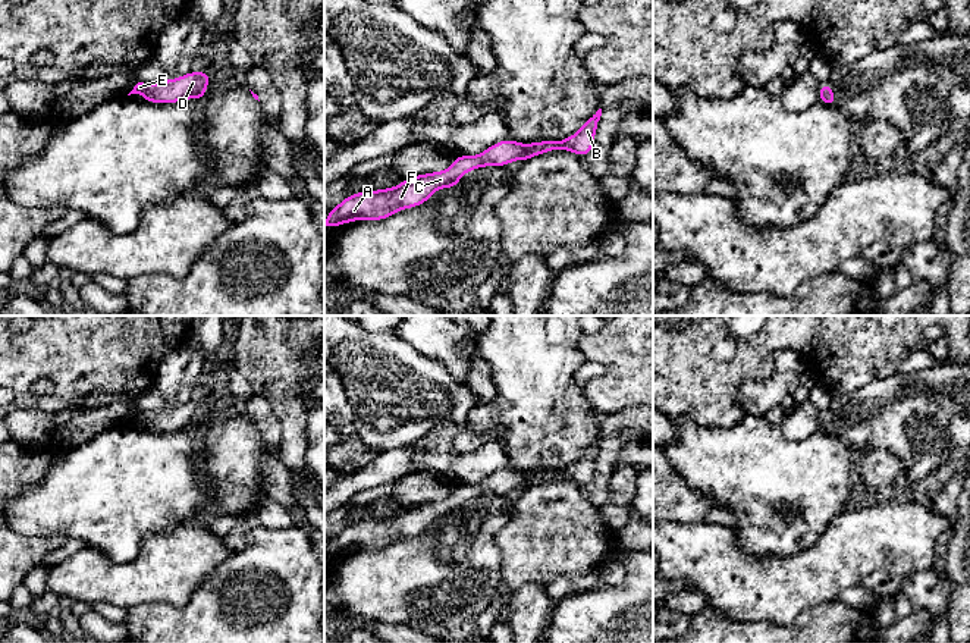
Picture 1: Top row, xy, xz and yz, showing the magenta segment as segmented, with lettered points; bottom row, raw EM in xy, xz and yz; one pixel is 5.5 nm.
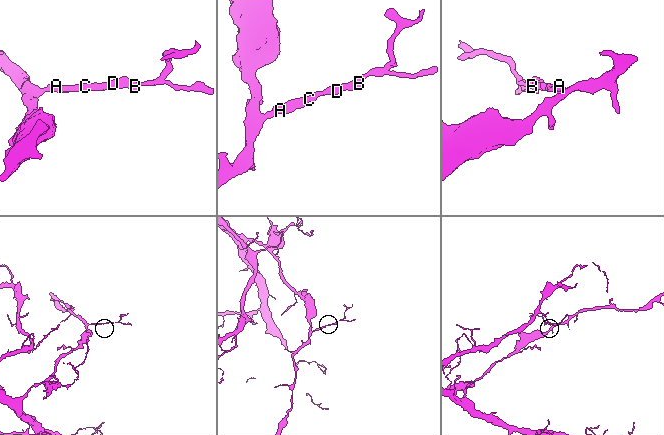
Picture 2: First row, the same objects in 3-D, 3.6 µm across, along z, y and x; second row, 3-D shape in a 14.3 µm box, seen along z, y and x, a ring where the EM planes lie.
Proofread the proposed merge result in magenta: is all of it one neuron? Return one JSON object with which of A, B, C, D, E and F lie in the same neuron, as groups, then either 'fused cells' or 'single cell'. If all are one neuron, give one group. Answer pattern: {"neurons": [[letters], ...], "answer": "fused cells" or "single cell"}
{"neurons": [["A", "B", "C", "D", "E", "F"]], "answer": "single cell"}

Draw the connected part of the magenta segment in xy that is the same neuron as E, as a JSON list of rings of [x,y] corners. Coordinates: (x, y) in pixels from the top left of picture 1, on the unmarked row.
[[[189,401],[188,404],[178,405],[172,410],[161,408],[158,413],[138,411],[128,423],[142,423],[147,432],[178,432],[194,426],[197,430],[207,421],[210,411],[208,401]]]

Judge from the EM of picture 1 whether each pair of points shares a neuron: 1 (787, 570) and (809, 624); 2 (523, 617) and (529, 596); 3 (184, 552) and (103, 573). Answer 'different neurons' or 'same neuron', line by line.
1: different neurons
2: same neuron
3: same neuron

